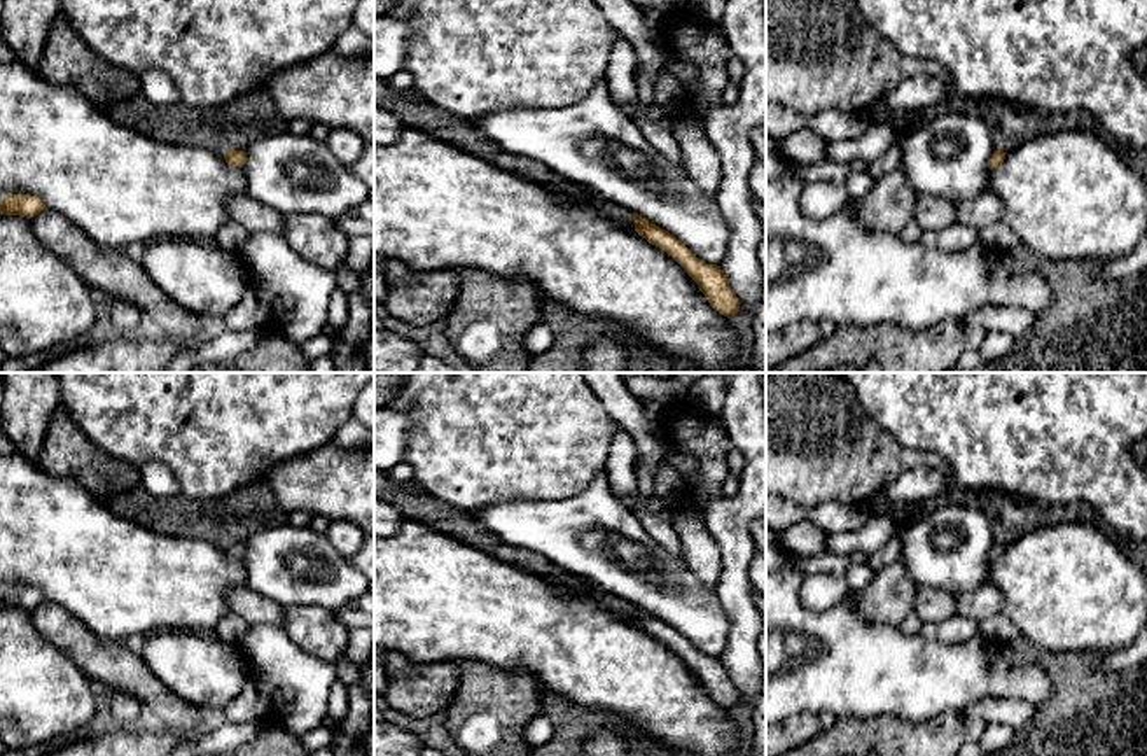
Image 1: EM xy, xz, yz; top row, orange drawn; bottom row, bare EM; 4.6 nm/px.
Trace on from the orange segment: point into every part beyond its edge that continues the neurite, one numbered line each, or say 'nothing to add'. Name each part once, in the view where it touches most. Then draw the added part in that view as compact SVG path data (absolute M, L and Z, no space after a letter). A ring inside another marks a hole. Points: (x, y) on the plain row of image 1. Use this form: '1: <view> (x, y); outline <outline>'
nothing to add

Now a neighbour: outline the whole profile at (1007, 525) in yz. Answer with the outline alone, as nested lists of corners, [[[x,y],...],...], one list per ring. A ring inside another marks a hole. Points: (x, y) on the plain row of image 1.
[[[1012,509],[991,513],[990,520],[993,525],[995,541],[1004,544],[1018,539],[1025,527],[1019,520],[1019,513],[1014,513]]]

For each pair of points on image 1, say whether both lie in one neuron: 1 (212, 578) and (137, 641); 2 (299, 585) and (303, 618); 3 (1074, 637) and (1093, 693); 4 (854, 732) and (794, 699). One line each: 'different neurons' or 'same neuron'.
1: different neurons
2: different neurons
3: different neurons
4: different neurons

